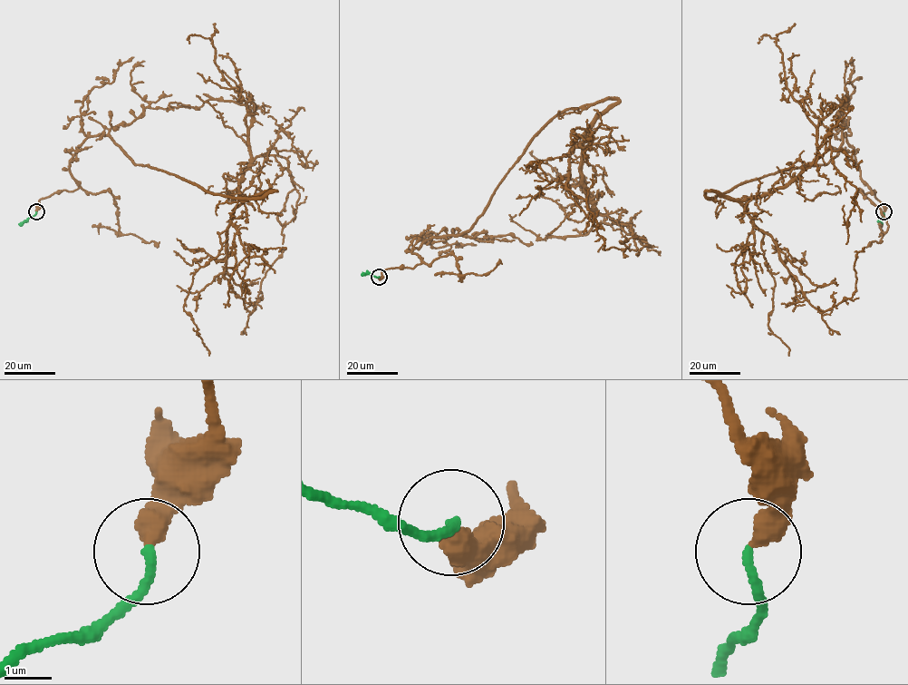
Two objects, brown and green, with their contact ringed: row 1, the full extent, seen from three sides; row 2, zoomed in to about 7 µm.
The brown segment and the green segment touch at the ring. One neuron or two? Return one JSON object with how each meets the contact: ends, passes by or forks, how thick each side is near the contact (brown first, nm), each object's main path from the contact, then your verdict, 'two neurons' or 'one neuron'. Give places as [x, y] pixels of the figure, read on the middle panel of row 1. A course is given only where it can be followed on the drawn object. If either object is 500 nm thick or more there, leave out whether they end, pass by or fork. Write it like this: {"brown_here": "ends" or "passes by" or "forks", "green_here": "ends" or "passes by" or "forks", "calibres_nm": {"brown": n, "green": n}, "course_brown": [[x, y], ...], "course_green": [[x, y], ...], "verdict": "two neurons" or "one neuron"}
{"brown_here": "ends", "green_here": "ends", "calibres_nm": {"brown": 480, "green": 190}, "course_brown": [[378, 277], [467, 231], [556, 115], [618, 101], [584, 145], [592, 210], [590, 191], [532, 151]], "course_green": [[378, 277], [369, 273], [361, 276]], "verdict": "one neuron"}

